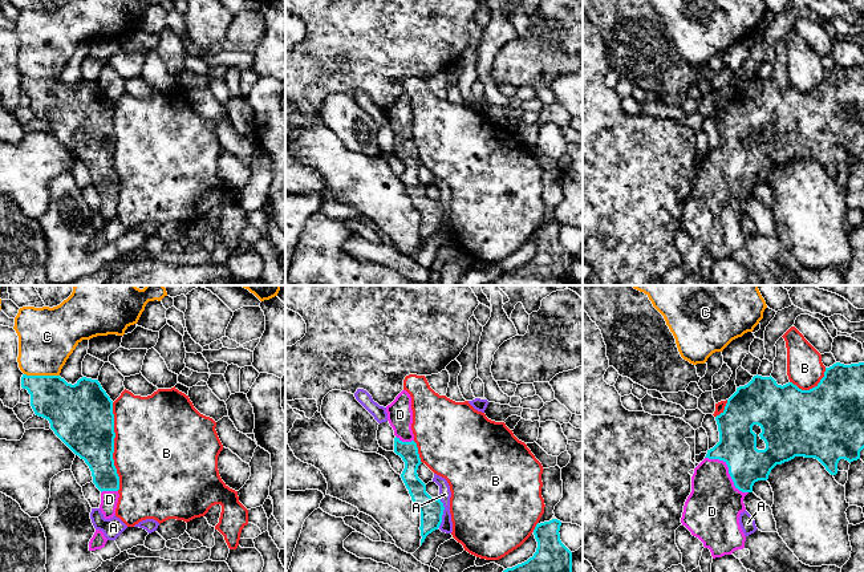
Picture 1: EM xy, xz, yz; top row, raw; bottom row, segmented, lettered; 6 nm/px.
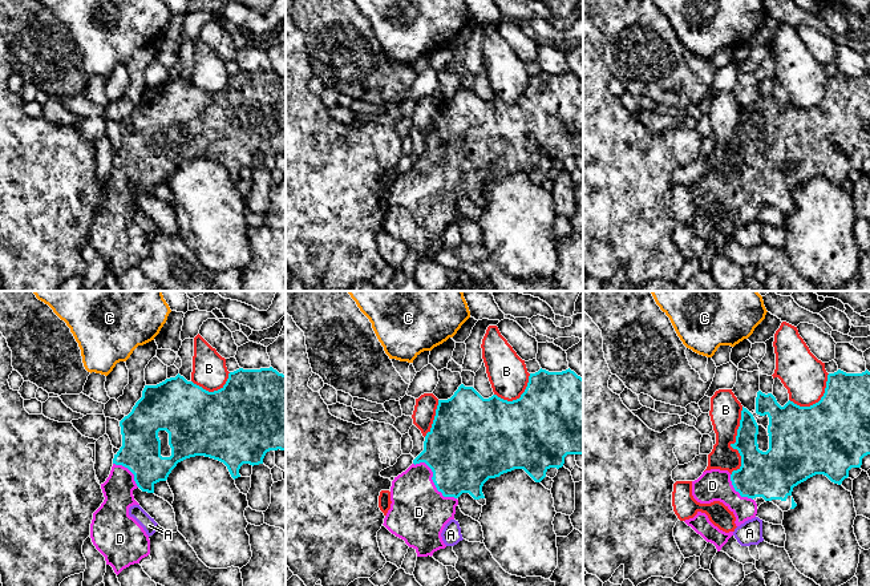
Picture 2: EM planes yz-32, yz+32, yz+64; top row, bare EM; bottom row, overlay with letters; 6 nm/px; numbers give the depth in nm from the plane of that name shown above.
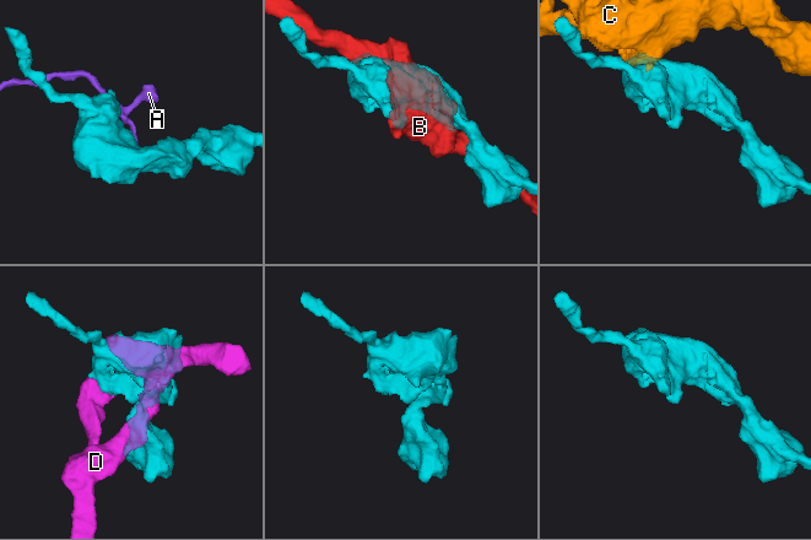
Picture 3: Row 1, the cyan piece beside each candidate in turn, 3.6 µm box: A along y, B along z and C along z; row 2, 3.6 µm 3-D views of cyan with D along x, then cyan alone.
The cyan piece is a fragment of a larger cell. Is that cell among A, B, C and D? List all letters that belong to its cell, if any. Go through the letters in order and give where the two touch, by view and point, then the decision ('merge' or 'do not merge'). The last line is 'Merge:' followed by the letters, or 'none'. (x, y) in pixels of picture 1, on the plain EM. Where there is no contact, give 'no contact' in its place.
A: contact xz (442, 215); do not merge
B: contact xy (113, 149); do not merge
C: contact xy (41, 78); do not merge
D: contact yz (729, 174); merge
Merge: D

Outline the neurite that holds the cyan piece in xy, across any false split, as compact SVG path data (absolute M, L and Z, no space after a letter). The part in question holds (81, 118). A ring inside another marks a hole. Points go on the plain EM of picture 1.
M60 78L21 80L36 118L49 123L54 137L89 169L101 194L105 222L115 218L119 179L114 169L113 104L98 82L82 80L74 88Z

